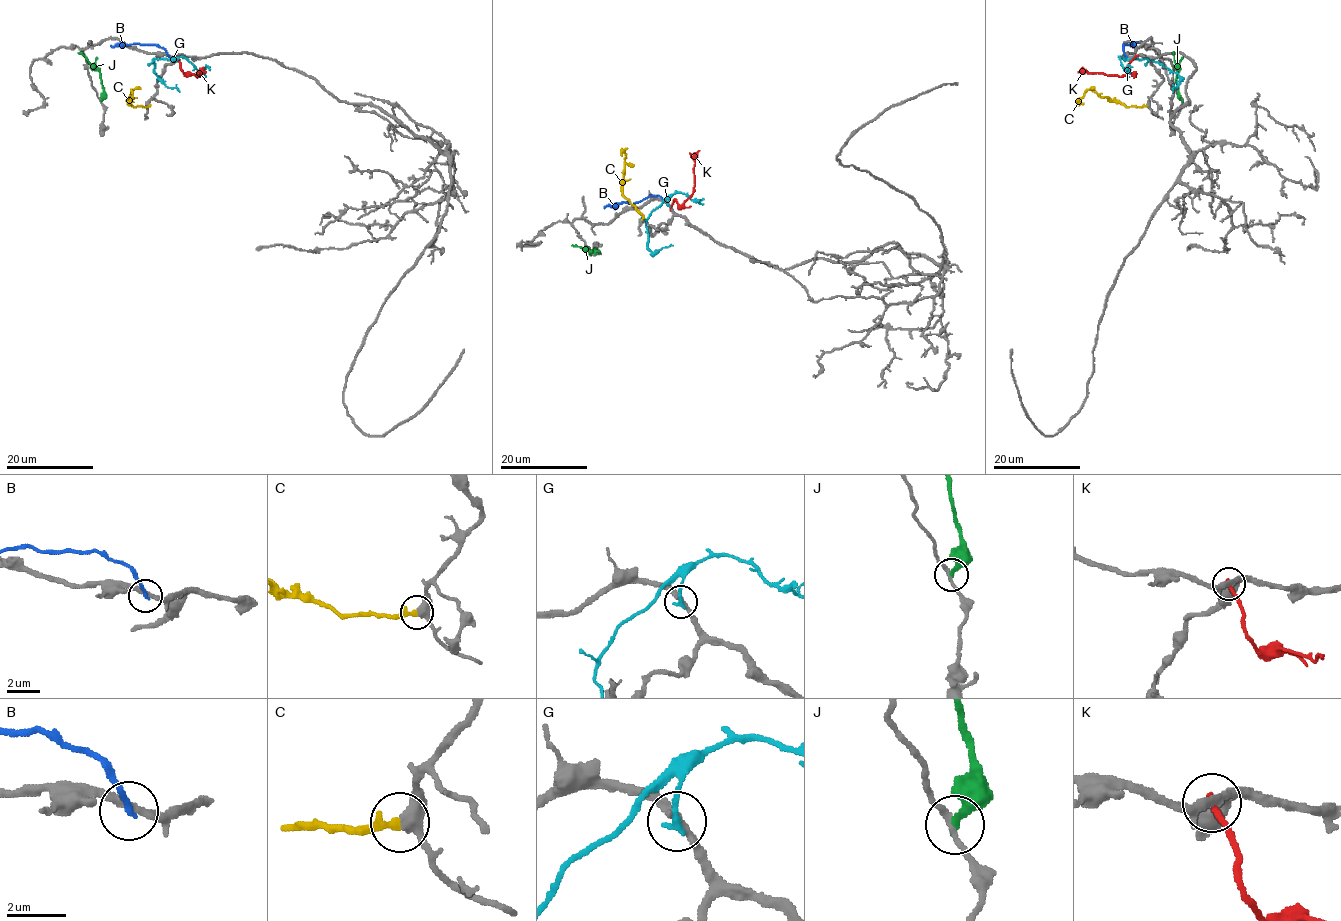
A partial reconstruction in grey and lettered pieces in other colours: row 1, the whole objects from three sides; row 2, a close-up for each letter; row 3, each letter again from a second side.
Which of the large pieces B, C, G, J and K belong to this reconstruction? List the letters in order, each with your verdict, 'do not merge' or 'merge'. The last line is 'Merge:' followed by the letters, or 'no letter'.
B: do not merge
C: merge
G: do not merge
J: do not merge
K: do not merge
Merge: C

